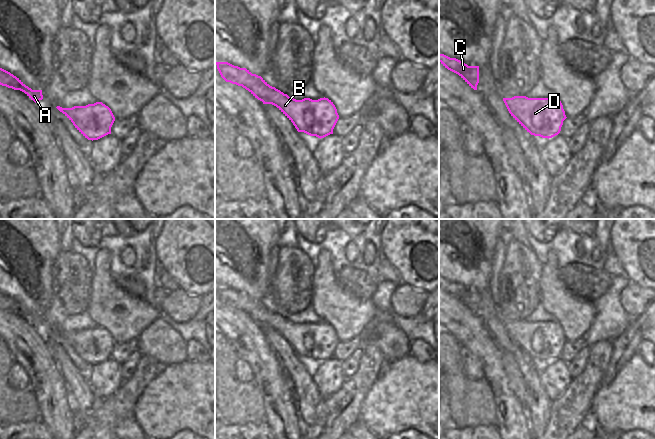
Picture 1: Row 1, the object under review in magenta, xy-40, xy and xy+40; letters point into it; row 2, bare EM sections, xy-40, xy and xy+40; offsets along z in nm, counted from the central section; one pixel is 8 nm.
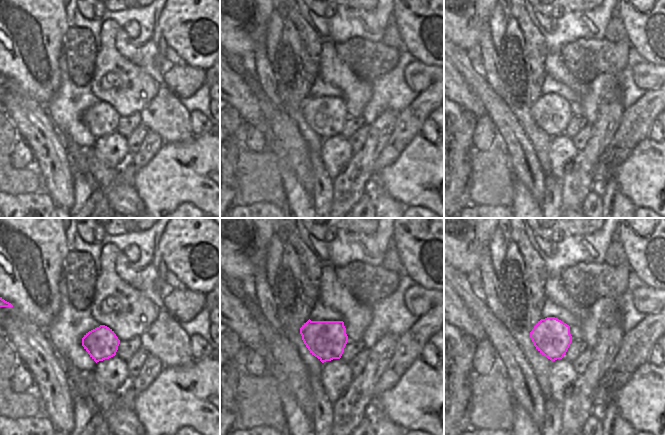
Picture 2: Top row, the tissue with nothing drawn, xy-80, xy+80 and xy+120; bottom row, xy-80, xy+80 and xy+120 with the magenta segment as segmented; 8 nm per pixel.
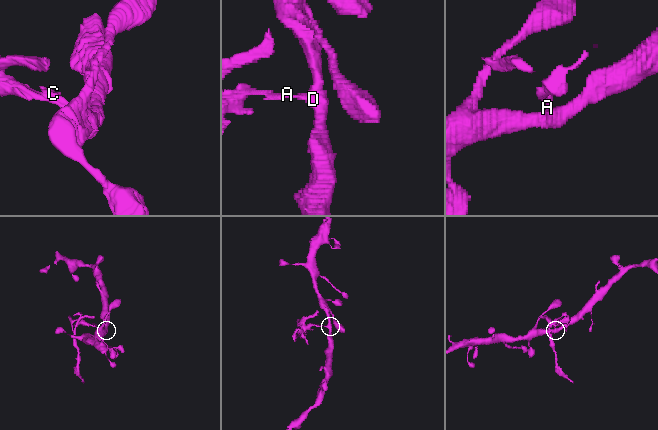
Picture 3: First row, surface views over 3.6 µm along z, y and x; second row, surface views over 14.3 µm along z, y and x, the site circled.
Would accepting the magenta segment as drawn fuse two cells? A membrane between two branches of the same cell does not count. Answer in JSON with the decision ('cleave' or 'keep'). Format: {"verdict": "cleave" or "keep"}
{"verdict": "cleave"}

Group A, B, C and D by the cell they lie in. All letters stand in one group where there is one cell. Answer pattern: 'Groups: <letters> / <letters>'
Groups: A C / B D.

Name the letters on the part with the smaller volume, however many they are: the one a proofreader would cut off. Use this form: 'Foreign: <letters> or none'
Foreign: A, C

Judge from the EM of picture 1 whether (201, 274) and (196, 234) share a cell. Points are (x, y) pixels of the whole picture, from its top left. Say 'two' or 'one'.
one

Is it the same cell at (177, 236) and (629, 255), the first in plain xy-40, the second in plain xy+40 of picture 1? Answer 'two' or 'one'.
one

